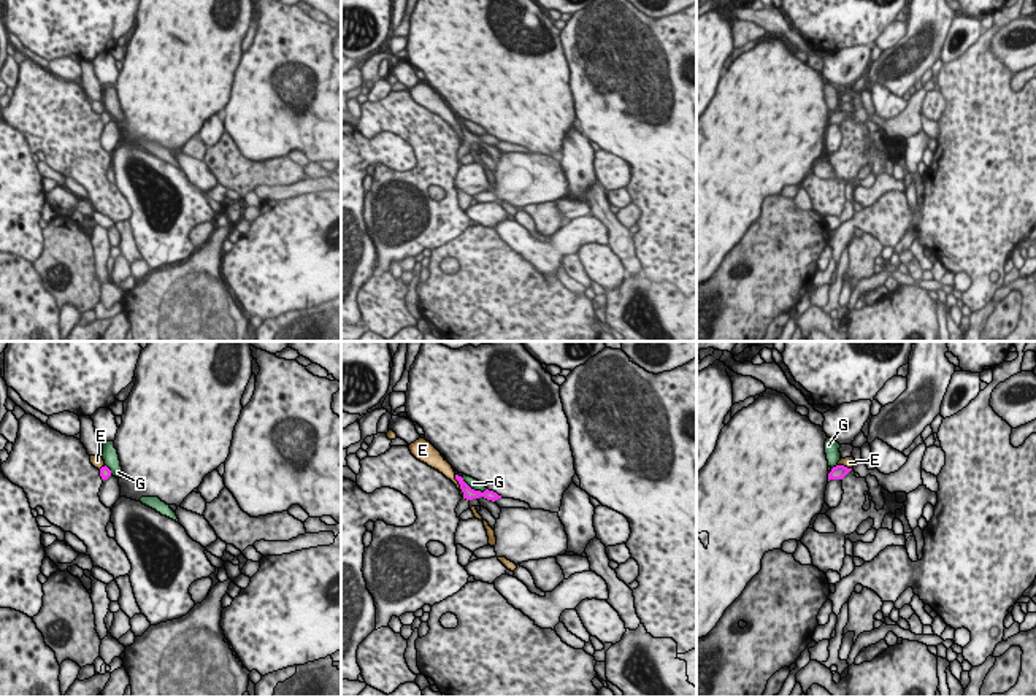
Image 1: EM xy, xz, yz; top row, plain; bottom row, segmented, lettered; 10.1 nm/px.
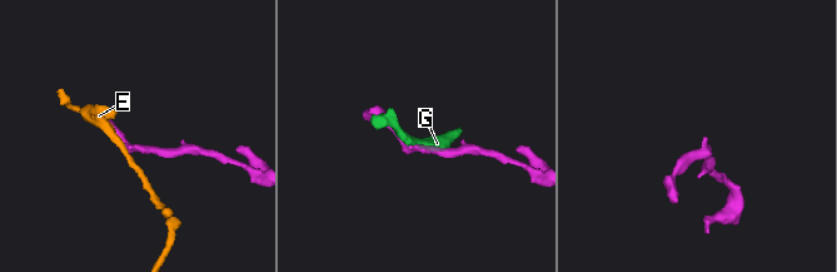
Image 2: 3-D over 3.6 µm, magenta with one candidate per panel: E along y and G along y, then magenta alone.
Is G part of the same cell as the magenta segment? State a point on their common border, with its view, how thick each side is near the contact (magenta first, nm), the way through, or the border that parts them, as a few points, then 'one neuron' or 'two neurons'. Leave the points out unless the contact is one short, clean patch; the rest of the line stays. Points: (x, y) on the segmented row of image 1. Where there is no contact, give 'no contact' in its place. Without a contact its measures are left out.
xz (473, 489) | 120/100 nm | two neurons

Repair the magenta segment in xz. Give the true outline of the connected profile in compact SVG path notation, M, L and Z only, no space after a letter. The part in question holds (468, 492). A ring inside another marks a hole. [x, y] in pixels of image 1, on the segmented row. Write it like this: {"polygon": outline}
{"polygon": "M455 475L455 479L459 481L460 489L462 489L462 492L463 492L463 499L459 502L459 505L457 505L457 508L455 508L457 518L460 518L460 514L462 514L463 511L470 510L470 502L471 502L473 499L484 497L484 499L492 500L492 502L501 499L501 495L498 495L497 492L489 491L489 489L485 489L484 492L471 489L471 487L463 481L463 478L459 476L459 475Z"}

